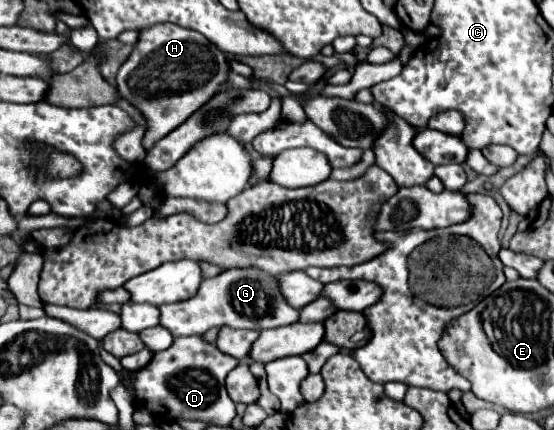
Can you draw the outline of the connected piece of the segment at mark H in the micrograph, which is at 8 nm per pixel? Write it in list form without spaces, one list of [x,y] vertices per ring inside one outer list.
[[[172,22],[140,28],[130,56],[118,68],[116,90],[120,98],[136,106],[146,120],[144,150],[148,152],[160,138],[178,128],[196,108],[206,104],[226,82],[226,72],[228,62],[224,52],[220,52],[220,48],[200,32],[180,28]]]

